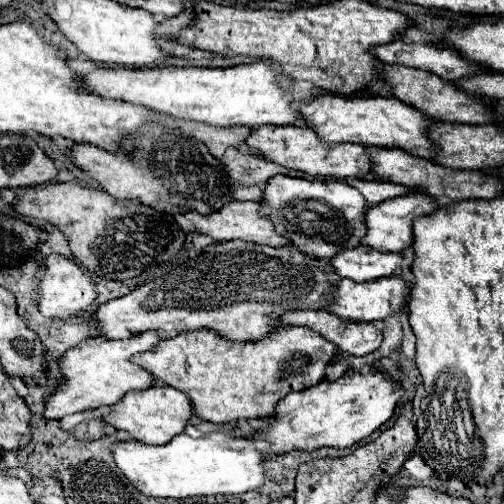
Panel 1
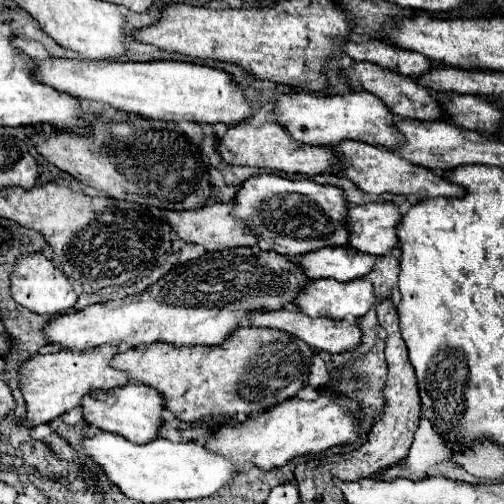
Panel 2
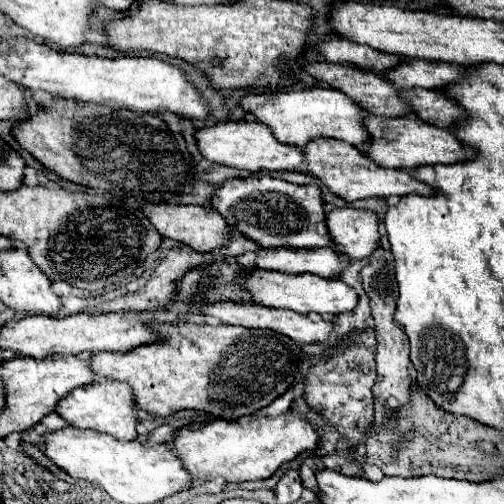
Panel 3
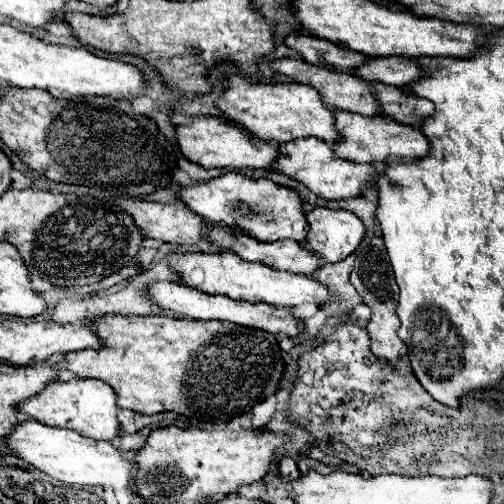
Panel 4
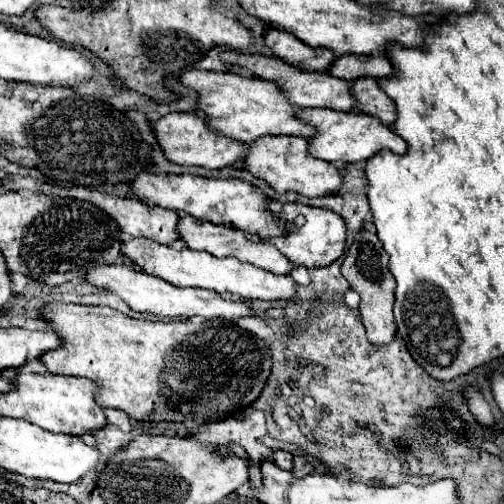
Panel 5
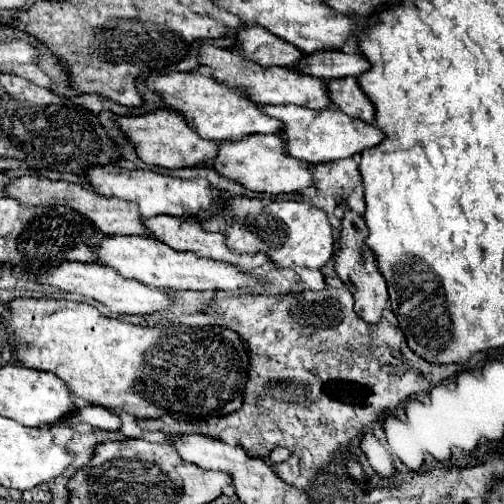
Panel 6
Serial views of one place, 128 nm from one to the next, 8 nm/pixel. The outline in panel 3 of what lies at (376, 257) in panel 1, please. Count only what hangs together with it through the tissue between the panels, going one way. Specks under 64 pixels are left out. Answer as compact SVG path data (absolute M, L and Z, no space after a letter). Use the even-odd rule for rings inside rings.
M260 248L256 252L256 266L264 270L278 270L286 274L316 274L322 278L336 278L348 264L348 256L332 248Z

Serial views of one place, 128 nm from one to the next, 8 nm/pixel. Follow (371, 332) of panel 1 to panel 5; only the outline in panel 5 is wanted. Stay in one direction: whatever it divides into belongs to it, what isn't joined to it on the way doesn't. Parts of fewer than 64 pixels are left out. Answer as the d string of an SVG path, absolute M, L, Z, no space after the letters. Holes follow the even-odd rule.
M122 262L116 264L100 264L100 268L92 268L84 280L100 290L108 290L116 294L120 300L124 300L132 310L142 314L152 314L158 318L174 318L174 316L202 316L202 318L224 318L224 320L238 320L242 316L254 316L254 310L246 306L244 302L222 298L218 292L200 290L200 288L176 288L156 276L148 276L144 272L136 272Z

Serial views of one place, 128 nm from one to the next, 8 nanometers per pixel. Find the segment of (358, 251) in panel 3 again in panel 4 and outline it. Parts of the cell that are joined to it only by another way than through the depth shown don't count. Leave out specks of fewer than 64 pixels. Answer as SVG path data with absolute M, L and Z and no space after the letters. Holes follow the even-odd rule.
M312 208L306 212L308 236L300 242L304 250L316 252L324 262L340 262L350 256L364 238L364 224L352 212Z

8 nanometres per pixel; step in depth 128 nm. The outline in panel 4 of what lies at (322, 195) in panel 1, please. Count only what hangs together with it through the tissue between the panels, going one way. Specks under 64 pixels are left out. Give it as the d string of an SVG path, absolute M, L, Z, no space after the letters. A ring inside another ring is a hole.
M228 172L228 174L222 174L222 176L206 180L206 182L194 182L194 184L188 184L188 186L176 186L174 190L176 190L176 196L192 212L196 212L200 218L204 218L206 222L222 222L228 228L240 230L240 232L244 232L244 234L248 234L248 236L252 236L252 238L256 238L260 242L276 242L276 240L284 240L284 238L302 242L306 238L308 222L304 218L304 208L302 208L300 196L294 190L278 186L278 184L266 180L266 178L252 180L252 178L246 178L246 176L238 174L238 172Z

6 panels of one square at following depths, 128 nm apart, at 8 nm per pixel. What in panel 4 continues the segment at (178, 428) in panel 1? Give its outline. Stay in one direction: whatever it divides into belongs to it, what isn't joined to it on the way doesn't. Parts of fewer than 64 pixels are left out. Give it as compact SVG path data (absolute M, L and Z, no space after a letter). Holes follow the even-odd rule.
M74 378L68 382L56 380L56 384L44 388L40 396L24 400L24 404L20 404L20 412L32 416L42 424L68 428L96 440L112 440L120 434L120 422L118 422L120 408L116 406L116 392L108 388L106 382L100 380L88 380L88 378Z

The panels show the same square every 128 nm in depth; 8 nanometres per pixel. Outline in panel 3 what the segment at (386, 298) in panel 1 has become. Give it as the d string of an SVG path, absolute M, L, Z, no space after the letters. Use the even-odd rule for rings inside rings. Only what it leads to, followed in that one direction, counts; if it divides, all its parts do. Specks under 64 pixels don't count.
M252 270L244 276L248 292L252 292L252 302L272 308L290 308L300 314L318 312L318 314L342 314L356 308L358 296L356 292L340 280L320 278L314 274L286 274L286 272L270 272L270 270Z

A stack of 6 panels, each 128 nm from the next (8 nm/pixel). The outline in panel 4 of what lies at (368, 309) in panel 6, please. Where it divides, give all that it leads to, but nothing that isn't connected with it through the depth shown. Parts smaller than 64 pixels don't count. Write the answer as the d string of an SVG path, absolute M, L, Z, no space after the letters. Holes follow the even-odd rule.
M360 246L354 254L356 254L356 262L354 262L354 270L350 272L350 282L362 296L364 304L368 304L372 310L372 316L366 326L366 330L370 334L370 342L372 342L372 352L378 358L394 360L404 350L404 342L396 334L396 330L400 326L400 320L394 312L396 304L398 304L398 284L394 280L394 272L392 272L388 254L384 250L368 248L368 246Z

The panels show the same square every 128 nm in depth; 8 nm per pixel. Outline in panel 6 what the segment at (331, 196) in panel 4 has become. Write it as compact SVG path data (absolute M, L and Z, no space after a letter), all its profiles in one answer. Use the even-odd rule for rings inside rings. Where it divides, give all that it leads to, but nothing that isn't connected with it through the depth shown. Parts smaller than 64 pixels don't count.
M252 134L244 136L242 140L224 140L218 146L216 158L212 160L212 168L226 180L238 182L252 192L266 192L272 196L290 194L312 186L314 176L308 164L292 156L286 156L282 148L284 142L280 140L278 134Z

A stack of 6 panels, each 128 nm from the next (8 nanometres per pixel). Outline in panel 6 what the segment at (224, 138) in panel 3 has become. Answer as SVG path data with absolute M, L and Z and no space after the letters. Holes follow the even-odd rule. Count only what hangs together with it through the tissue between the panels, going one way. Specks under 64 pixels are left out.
M154 110L140 116L118 116L116 126L124 138L134 146L138 158L148 166L162 168L184 168L184 166L208 166L216 156L218 142L204 140L184 122L184 118L172 110Z

